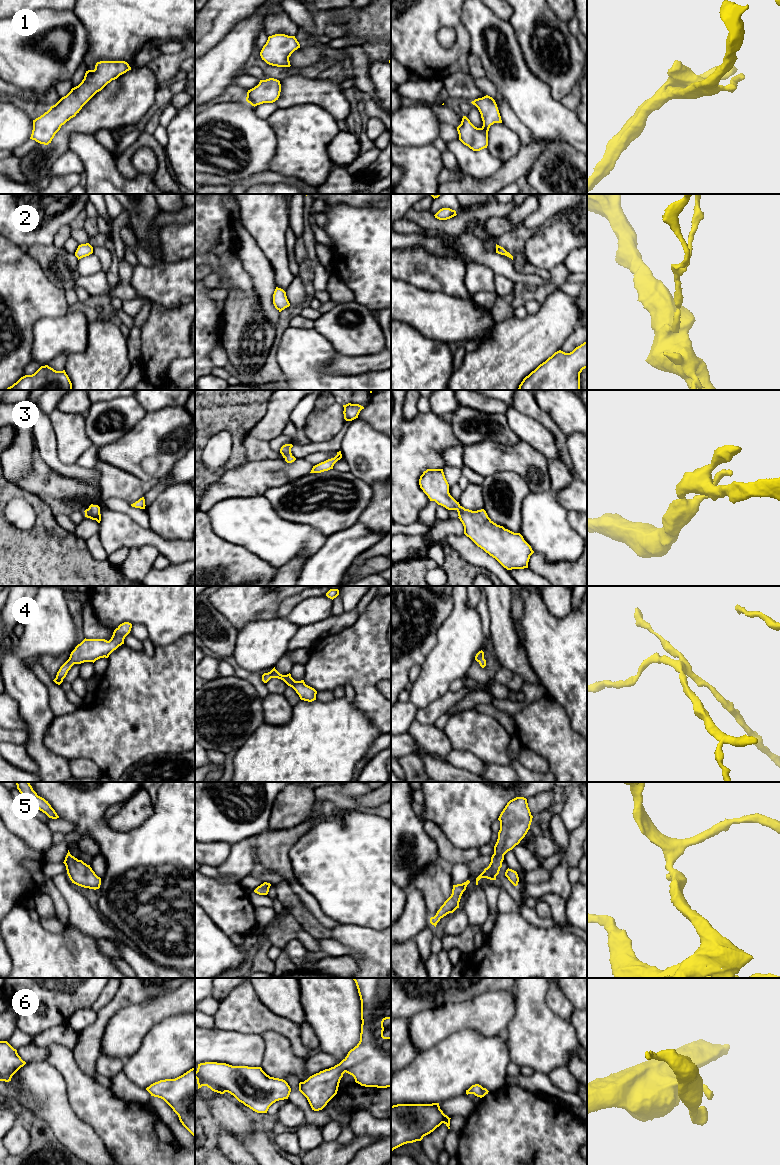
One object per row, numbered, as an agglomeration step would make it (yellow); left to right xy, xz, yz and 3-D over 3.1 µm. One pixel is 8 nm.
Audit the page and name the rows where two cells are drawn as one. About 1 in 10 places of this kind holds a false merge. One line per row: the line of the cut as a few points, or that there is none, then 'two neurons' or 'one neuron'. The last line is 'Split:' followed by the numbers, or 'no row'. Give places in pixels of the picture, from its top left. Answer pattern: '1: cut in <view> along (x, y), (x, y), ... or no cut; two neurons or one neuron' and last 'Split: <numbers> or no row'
1: no cut; one neuron
2: no cut; one neuron
3: no cut; one neuron
4: no cut; one neuron
5: no cut; one neuron
6: no cut; one neuron
Split: no row

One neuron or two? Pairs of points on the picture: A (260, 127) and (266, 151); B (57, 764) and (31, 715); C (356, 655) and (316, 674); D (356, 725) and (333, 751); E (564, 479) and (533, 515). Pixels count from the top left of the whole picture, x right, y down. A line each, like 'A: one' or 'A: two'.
A: one
B: one
C: one
D: one
E: two

